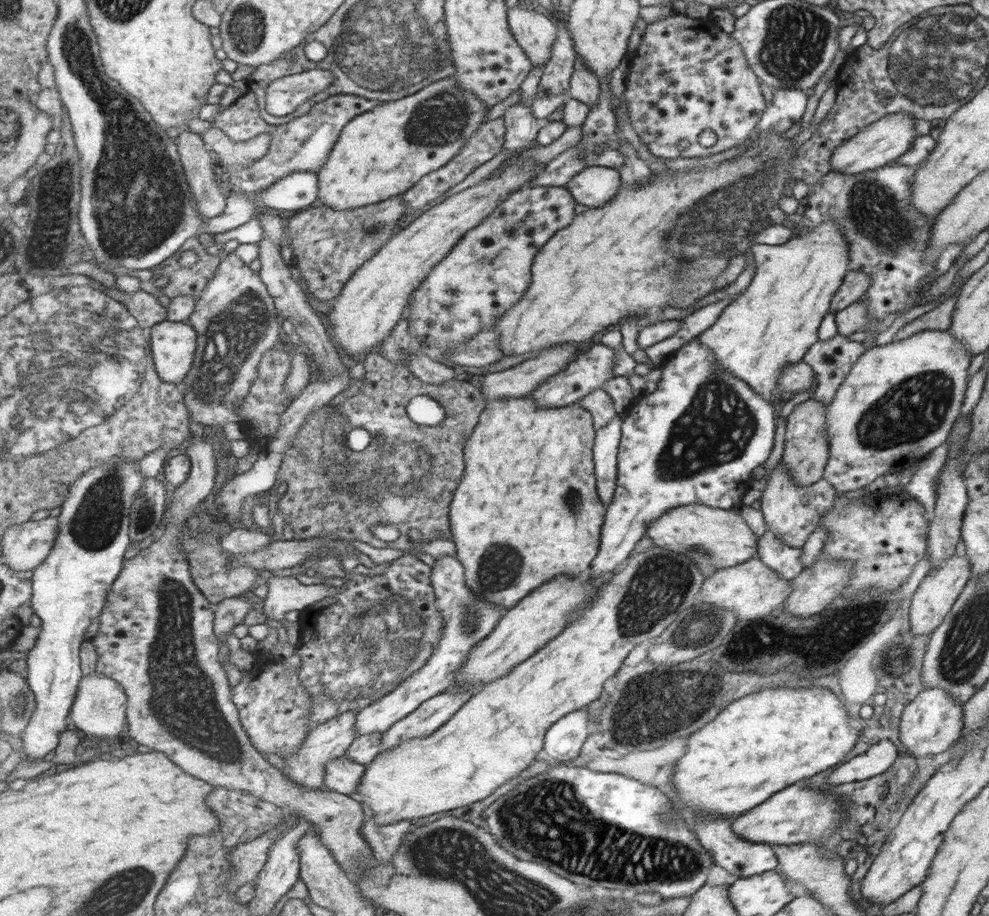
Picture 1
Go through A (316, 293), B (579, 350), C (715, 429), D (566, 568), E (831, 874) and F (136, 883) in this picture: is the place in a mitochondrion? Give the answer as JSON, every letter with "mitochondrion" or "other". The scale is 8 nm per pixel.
{"A":"other","B":"other","C":"mitochondrion","D":"other","E":"other","F":"mitochondrion"}

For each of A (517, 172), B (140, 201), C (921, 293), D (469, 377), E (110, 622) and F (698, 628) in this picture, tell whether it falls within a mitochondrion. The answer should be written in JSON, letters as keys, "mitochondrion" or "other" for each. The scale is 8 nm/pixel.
{"A":"other","B":"mitochondrion","C":"other","D":"other","E":"other","F":"mitochondrion"}

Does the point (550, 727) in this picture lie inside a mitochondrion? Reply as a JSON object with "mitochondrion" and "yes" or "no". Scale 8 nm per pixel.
{"mitochondrion":"no"}

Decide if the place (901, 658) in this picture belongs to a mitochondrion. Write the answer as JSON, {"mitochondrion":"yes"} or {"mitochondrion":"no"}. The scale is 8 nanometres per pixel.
{"mitochondrion":"yes"}

